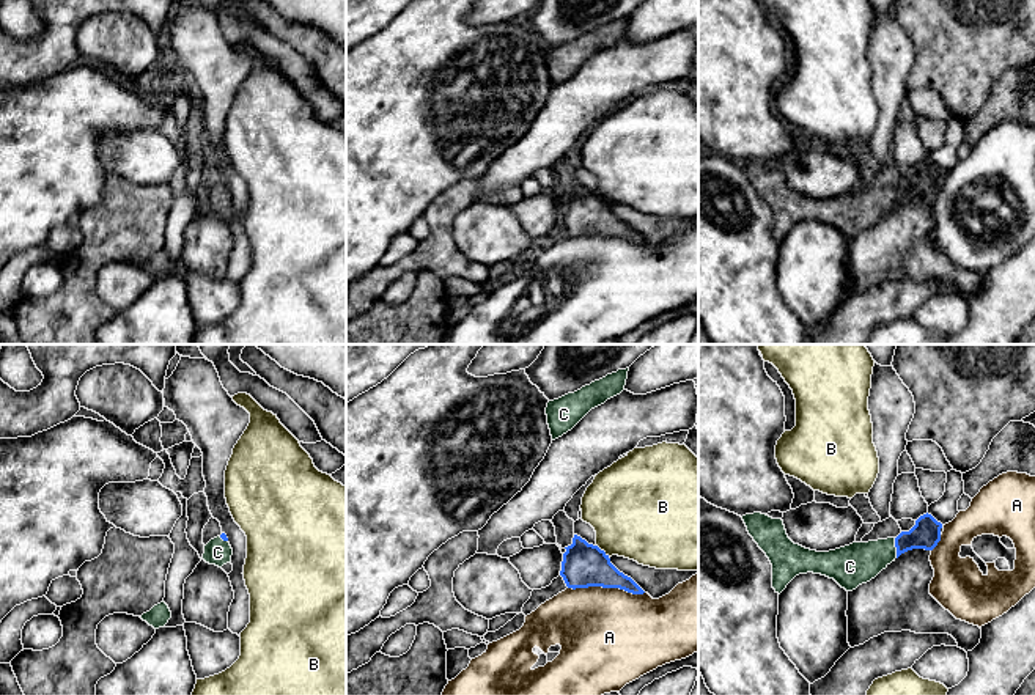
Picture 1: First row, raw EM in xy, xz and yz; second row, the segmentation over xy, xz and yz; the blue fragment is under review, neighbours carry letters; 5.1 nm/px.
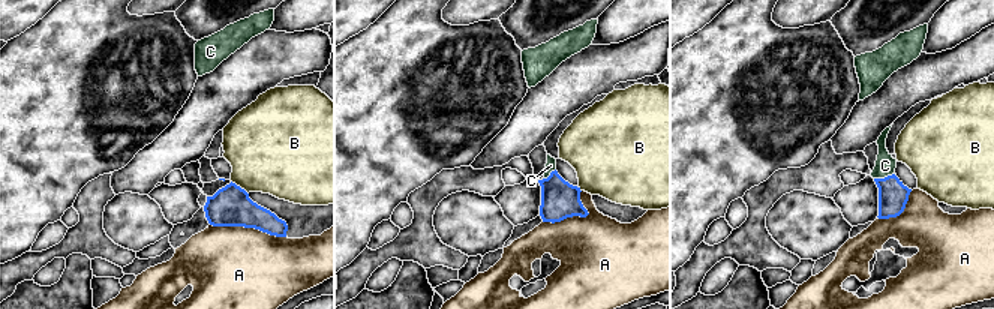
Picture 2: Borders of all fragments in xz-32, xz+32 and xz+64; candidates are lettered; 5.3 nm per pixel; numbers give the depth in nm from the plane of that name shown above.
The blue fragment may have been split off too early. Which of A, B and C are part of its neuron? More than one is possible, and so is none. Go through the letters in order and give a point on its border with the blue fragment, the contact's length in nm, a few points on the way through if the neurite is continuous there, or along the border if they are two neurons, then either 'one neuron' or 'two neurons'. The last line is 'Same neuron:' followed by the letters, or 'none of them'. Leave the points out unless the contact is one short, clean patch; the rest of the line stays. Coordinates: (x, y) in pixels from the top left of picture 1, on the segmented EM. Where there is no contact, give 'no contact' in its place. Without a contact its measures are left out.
A: contact xz (606, 587); length 400 nm; two neurons
B: contact xz (603, 551); length 90 nm; border xz (596, 544), (609, 555); two neurons
C: contact yz (895, 546); length 110 nm; way yz (925, 533), (895, 546), (858, 563); one neuron
Same neuron: C

